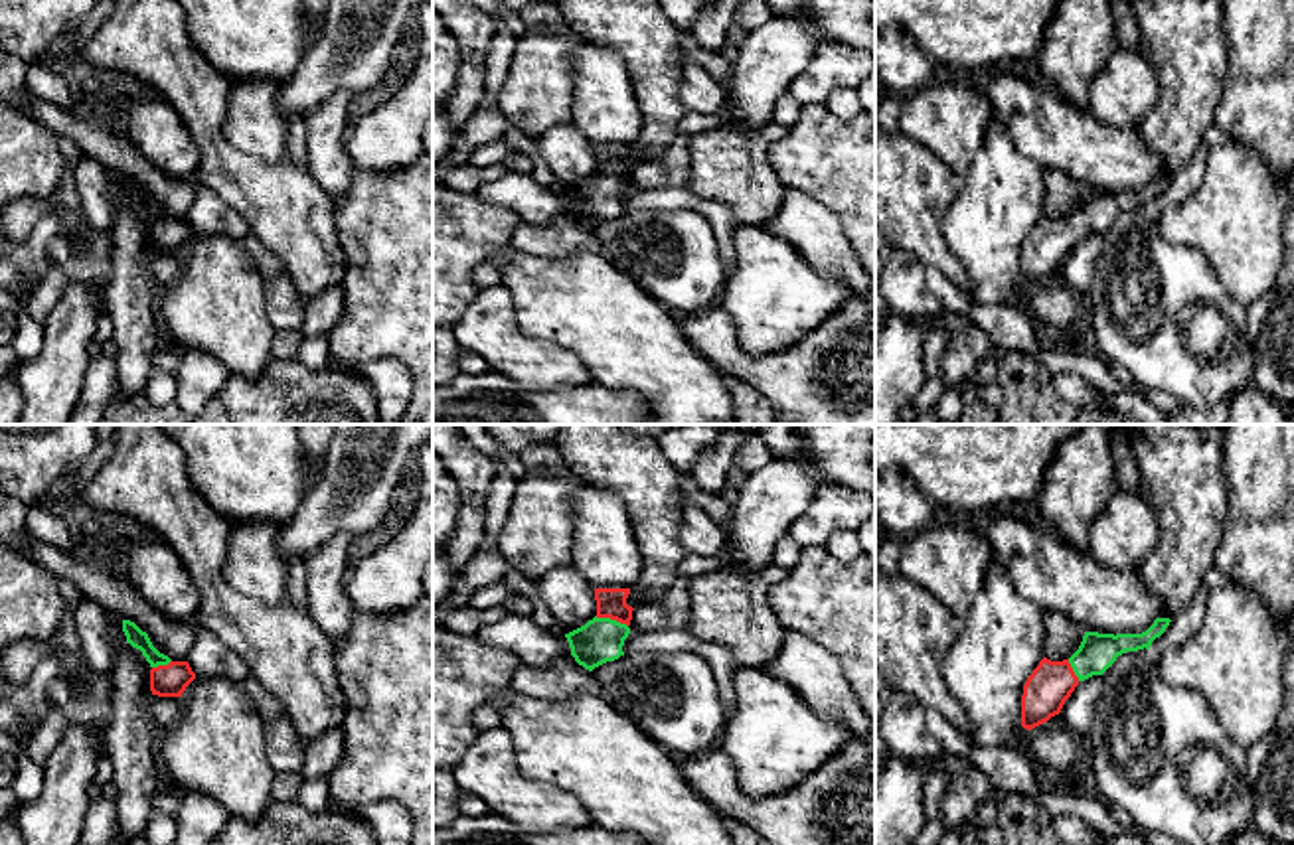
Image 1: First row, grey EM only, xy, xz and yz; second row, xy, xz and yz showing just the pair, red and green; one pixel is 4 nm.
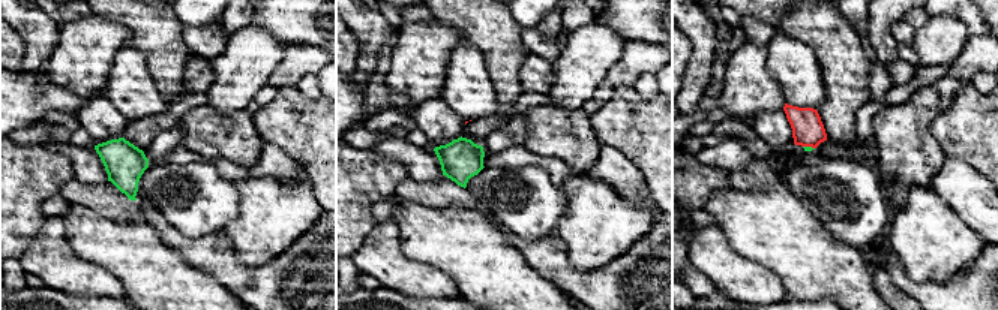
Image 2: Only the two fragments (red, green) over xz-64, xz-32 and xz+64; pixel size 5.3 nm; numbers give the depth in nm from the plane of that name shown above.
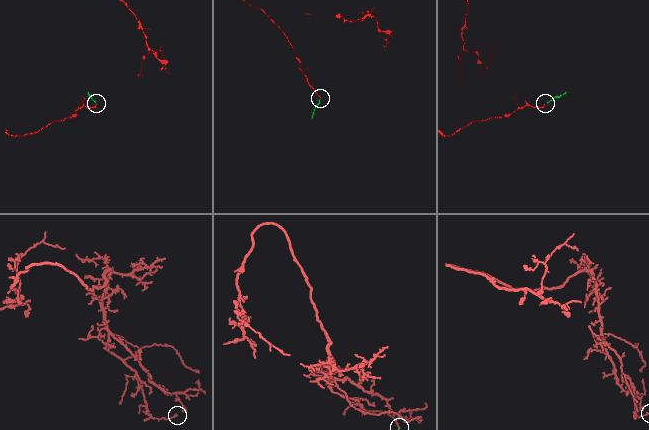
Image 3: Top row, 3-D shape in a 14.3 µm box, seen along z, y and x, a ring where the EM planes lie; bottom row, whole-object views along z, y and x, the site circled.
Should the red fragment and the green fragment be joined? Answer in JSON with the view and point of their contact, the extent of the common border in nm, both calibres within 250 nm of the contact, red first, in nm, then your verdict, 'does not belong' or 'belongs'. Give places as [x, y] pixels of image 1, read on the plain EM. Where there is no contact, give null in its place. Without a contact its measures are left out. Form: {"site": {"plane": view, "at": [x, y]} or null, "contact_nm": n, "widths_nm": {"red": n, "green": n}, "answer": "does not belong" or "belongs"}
{"site": {"plane": "xz", "at": [611, 176]}, "contact_nm": 140, "widths_nm": {"red": 130, "green": 180}, "answer": "belongs"}

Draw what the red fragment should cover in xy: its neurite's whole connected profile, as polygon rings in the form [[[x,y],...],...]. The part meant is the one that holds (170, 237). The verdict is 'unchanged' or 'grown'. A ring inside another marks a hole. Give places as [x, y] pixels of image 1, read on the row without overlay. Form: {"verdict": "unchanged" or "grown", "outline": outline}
{"verdict": "grown", "outline": [[[122,178],[122,190],[126,199],[140,207],[150,221],[150,249],[158,255],[182,255],[186,245],[196,237],[188,219],[172,219],[168,213],[160,211],[146,190],[142,190],[134,180]]]}

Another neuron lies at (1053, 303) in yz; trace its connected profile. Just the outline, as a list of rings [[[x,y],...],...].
[[[1061,272],[1031,288],[1021,284],[1013,302],[1027,310],[1035,324],[1061,332],[1065,342],[1089,312],[1085,298],[1063,280]]]

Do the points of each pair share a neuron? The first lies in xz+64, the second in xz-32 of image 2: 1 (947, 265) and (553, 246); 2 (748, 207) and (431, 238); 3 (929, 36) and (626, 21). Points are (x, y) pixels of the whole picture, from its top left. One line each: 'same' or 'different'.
1: different
2: same
3: different

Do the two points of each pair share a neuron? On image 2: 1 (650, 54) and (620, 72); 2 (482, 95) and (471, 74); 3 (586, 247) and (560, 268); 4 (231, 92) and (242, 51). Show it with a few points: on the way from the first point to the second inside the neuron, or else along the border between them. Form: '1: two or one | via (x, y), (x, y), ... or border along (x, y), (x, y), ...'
1: one | via (643, 57), (628, 69)
2: one | via (477, 90), (476, 78)
3: two | border along (554, 234), (574, 267), (604, 265)
4: one | via (237, 81), (242, 62)

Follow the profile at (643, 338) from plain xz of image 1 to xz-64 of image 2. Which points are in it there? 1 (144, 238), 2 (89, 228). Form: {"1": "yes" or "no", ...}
{"1": "yes", "2": "yes"}

